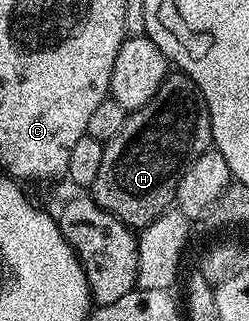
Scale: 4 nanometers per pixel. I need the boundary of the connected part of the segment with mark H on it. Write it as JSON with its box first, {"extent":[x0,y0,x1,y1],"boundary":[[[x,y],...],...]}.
{"extent":[91,72,213,228],"boundary":[[[173,72],[165,79],[165,83],[143,104],[143,108],[132,111],[126,117],[123,129],[105,143],[103,165],[99,167],[99,176],[95,176],[95,184],[91,188],[91,197],[107,212],[111,212],[125,226],[144,228],[152,224],[157,217],[174,205],[179,188],[179,180],[185,170],[199,156],[210,149],[213,140],[209,110],[201,98],[201,91],[186,74]]]}

